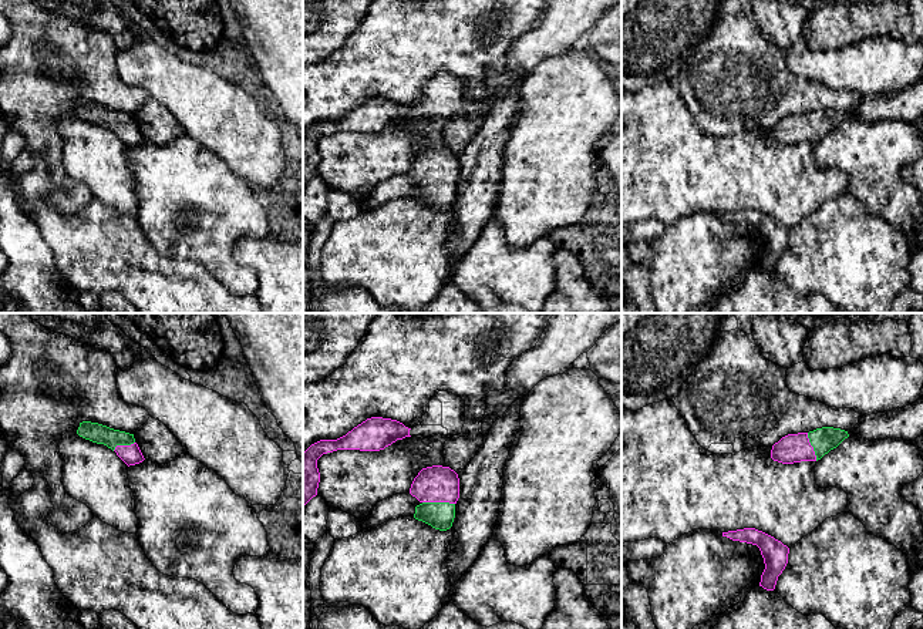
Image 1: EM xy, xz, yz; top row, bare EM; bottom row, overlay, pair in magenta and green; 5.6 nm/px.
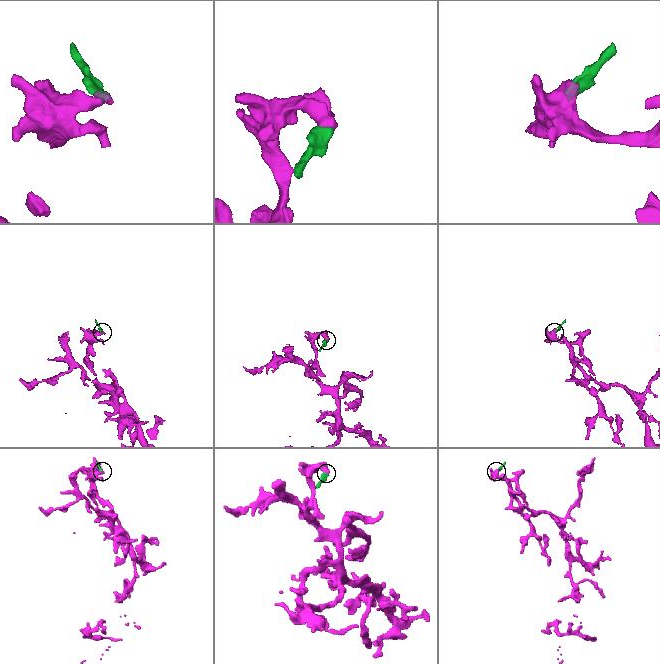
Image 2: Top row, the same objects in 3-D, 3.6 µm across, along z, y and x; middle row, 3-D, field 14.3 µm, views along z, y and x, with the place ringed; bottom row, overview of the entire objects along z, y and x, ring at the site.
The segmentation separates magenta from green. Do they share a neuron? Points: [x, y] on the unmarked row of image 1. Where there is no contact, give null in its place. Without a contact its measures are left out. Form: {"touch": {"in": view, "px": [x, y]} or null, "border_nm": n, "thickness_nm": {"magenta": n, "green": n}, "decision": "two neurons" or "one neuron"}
{"touch": {"in": "xz", "px": [438, 182]}, "border_nm": 180, "thickness_nm": {"magenta": 200, "green": 160}, "decision": "one neuron"}

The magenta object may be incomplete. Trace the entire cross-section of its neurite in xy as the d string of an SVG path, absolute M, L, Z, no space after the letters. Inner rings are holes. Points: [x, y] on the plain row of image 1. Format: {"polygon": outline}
{"polygon": "M82 102L77 115L97 125L104 125L129 148L142 144L145 139L135 124L134 115L110 110L107 107Z"}

